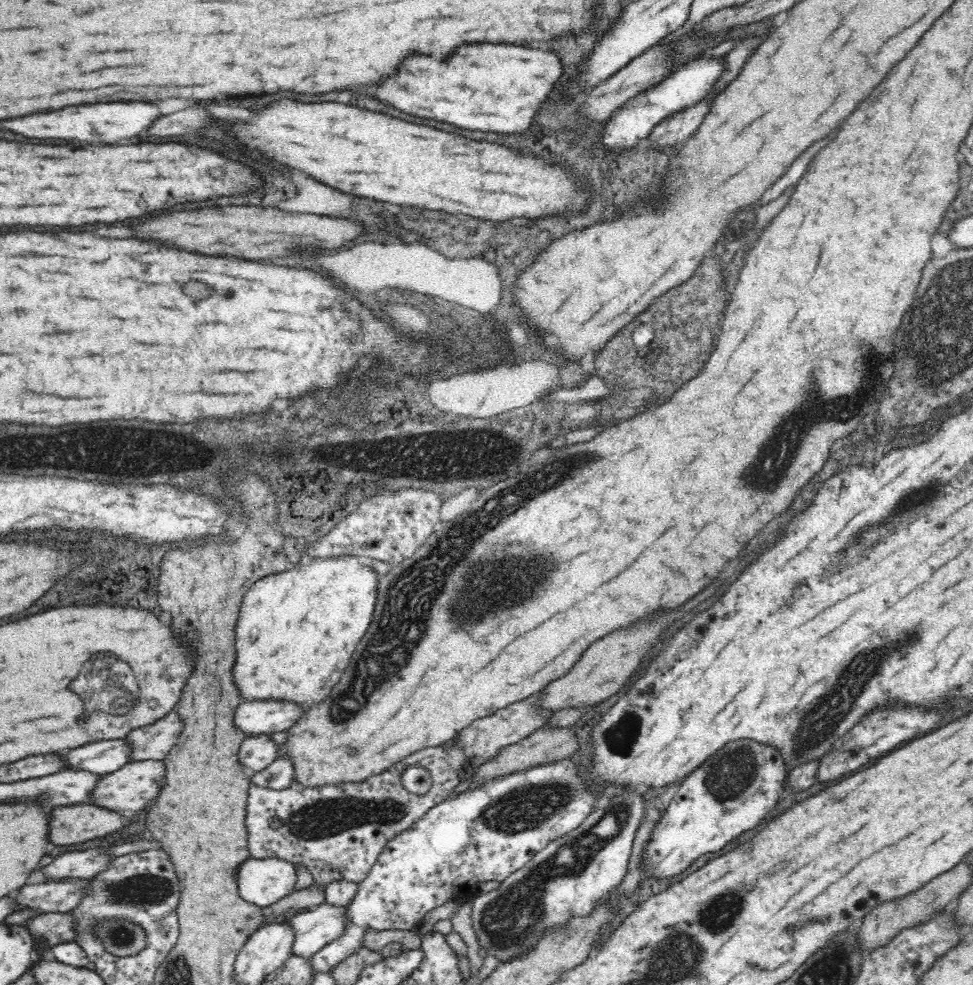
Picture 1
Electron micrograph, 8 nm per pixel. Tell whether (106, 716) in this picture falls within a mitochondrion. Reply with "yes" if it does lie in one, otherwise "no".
yes

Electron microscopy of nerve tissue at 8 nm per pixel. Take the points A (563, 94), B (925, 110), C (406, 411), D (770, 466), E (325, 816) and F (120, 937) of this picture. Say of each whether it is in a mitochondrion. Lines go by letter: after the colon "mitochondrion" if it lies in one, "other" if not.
A: other
B: other
C: other
D: mitochondrion
E: mitochondrion
F: mitochondrion

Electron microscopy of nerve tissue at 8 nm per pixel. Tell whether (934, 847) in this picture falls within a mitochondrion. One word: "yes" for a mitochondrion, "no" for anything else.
no

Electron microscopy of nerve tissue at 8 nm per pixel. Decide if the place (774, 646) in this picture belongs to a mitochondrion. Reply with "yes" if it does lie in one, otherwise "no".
no

